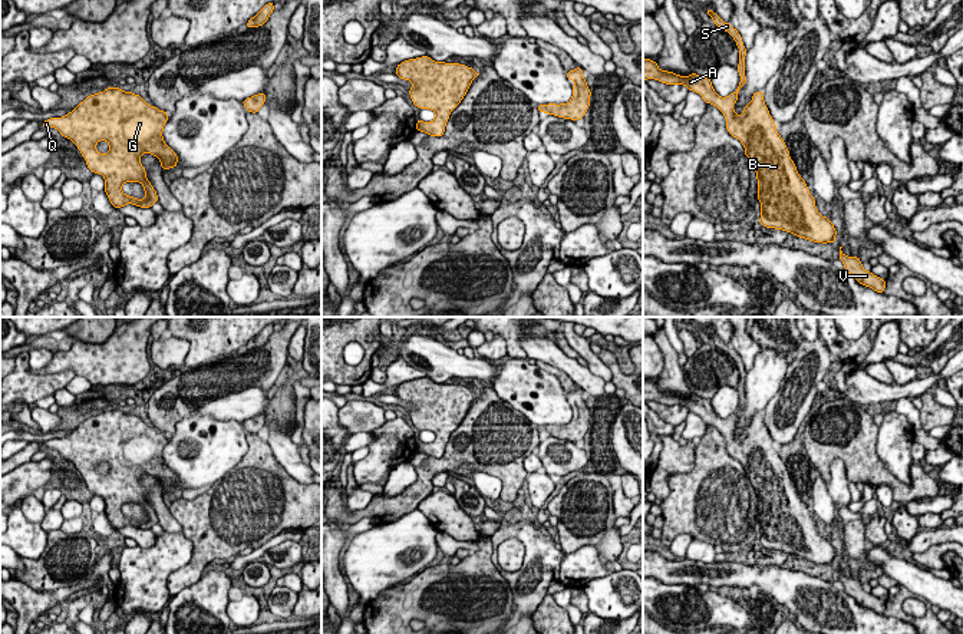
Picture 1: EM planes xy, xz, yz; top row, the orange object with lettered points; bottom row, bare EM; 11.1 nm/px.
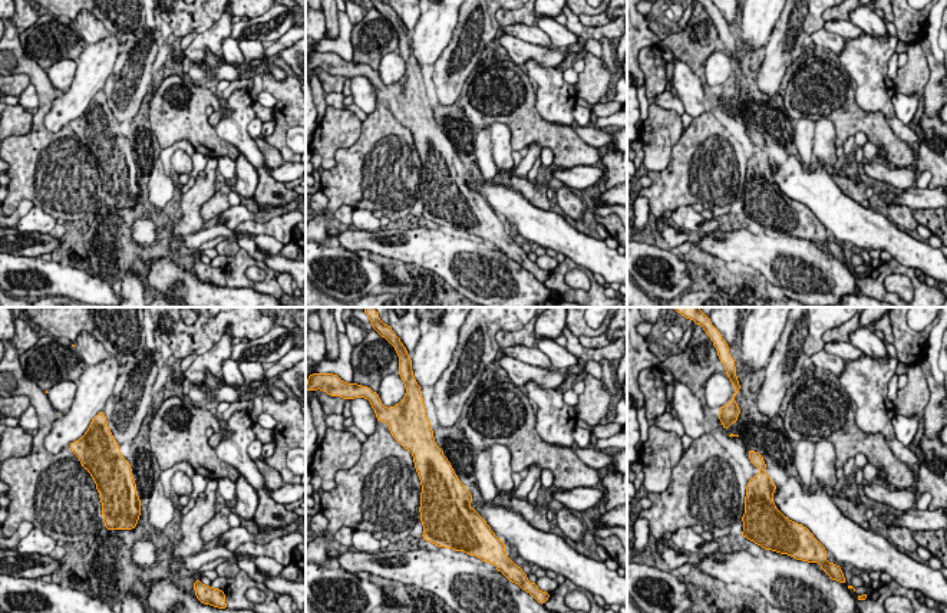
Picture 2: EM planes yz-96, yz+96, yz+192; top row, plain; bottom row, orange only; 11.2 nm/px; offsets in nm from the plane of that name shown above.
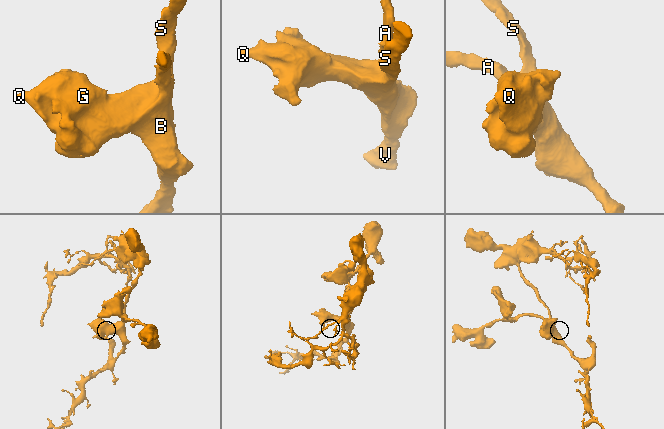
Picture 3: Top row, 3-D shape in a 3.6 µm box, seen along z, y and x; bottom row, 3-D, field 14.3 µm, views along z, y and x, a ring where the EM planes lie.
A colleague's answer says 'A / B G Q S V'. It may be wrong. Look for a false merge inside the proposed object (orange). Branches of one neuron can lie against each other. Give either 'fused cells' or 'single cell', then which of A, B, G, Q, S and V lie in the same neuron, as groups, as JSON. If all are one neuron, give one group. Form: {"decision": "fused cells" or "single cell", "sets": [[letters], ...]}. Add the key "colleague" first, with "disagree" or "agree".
{"colleague": "disagree", "decision": "single cell", "sets": [["A", "B", "G", "Q", "S", "V"]]}

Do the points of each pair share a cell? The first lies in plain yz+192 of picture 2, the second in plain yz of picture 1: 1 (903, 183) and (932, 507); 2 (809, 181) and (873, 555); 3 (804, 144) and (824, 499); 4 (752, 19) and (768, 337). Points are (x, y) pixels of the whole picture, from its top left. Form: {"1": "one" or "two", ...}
{"1": "one", "2": "one", "3": "one", "4": "two"}

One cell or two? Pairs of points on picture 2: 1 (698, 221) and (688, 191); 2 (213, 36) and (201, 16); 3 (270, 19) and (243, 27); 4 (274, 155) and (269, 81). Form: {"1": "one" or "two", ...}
{"1": "two", "2": "two", "3": "one", "4": "two"}

